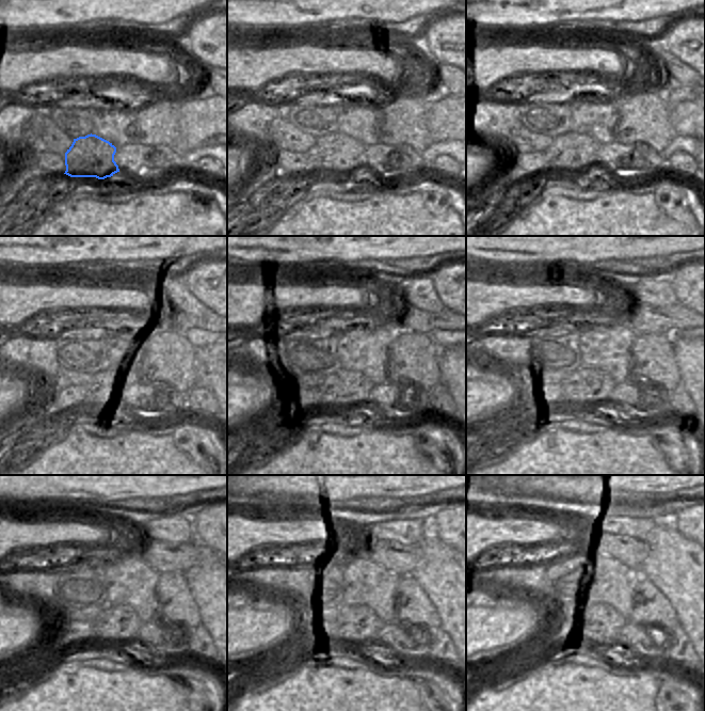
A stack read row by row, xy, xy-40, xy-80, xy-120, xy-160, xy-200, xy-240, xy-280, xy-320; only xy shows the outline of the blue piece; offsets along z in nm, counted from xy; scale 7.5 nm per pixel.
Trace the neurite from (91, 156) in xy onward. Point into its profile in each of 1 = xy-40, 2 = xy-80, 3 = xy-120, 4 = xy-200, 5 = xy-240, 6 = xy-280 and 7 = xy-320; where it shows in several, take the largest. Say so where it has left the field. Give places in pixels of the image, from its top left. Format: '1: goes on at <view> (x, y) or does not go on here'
1: goes on at xy-40 (336, 155)
2: goes on at xy-80 (572, 153)
3: goes on at xy-120 (103, 390)
4: goes on at xy-200 (585, 386)
5: goes on at xy-240 (117, 623)
6: goes on at xy-280 (354, 623)
7: goes on at xy-320 (601, 623)

